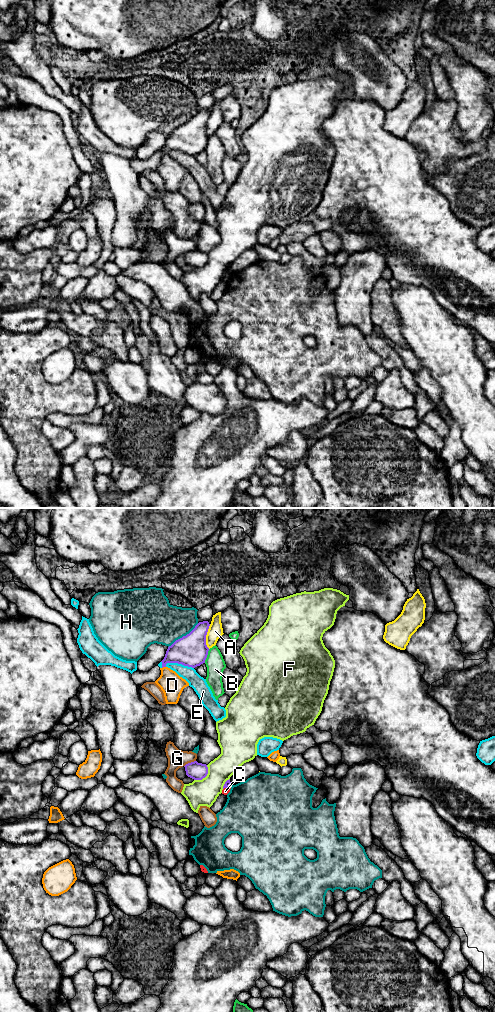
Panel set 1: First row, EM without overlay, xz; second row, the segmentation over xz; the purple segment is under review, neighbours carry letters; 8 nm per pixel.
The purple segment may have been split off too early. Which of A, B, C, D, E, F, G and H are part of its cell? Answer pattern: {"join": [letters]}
{"join": []}

